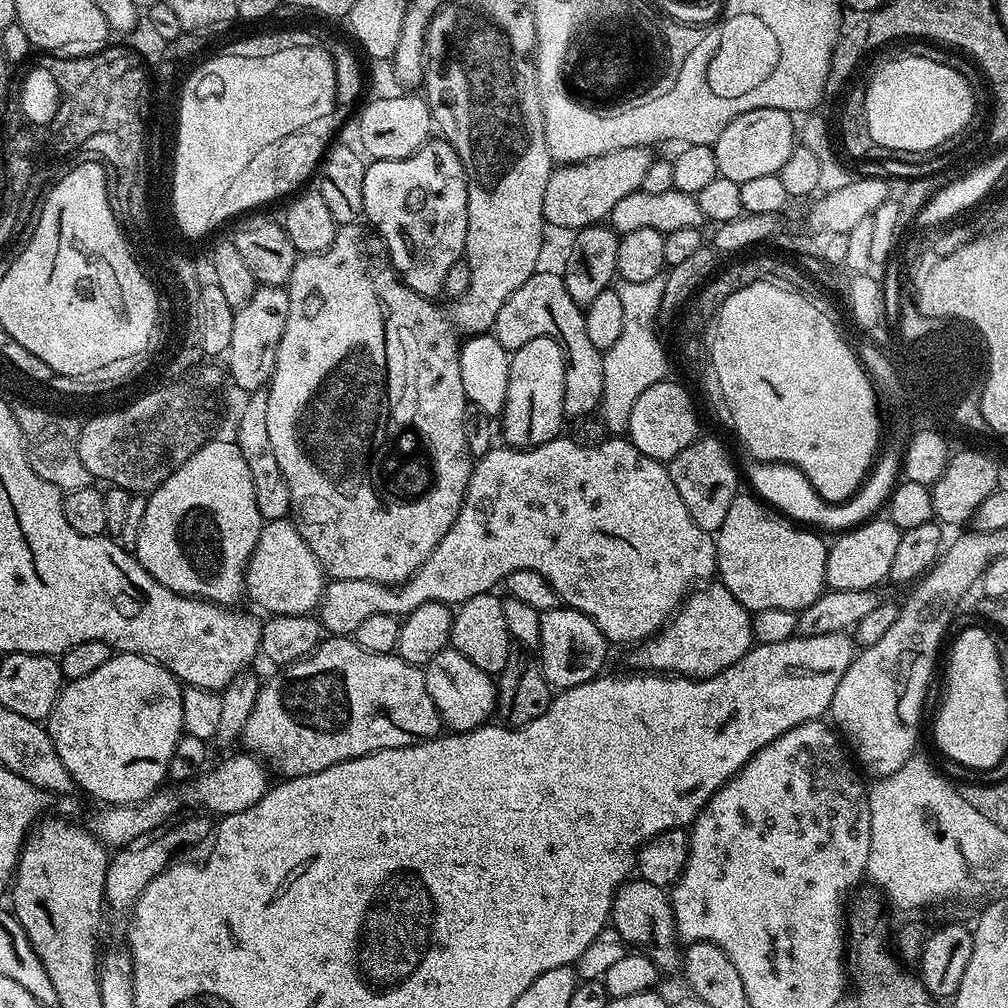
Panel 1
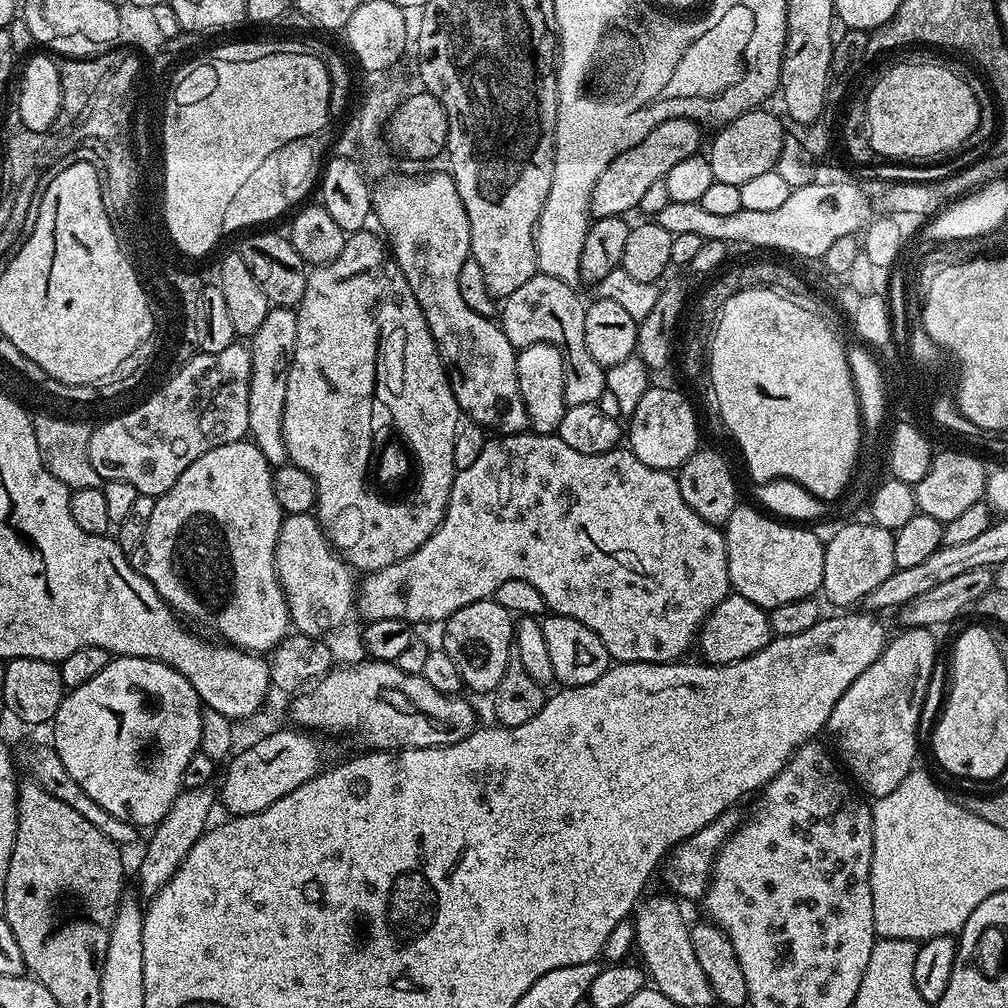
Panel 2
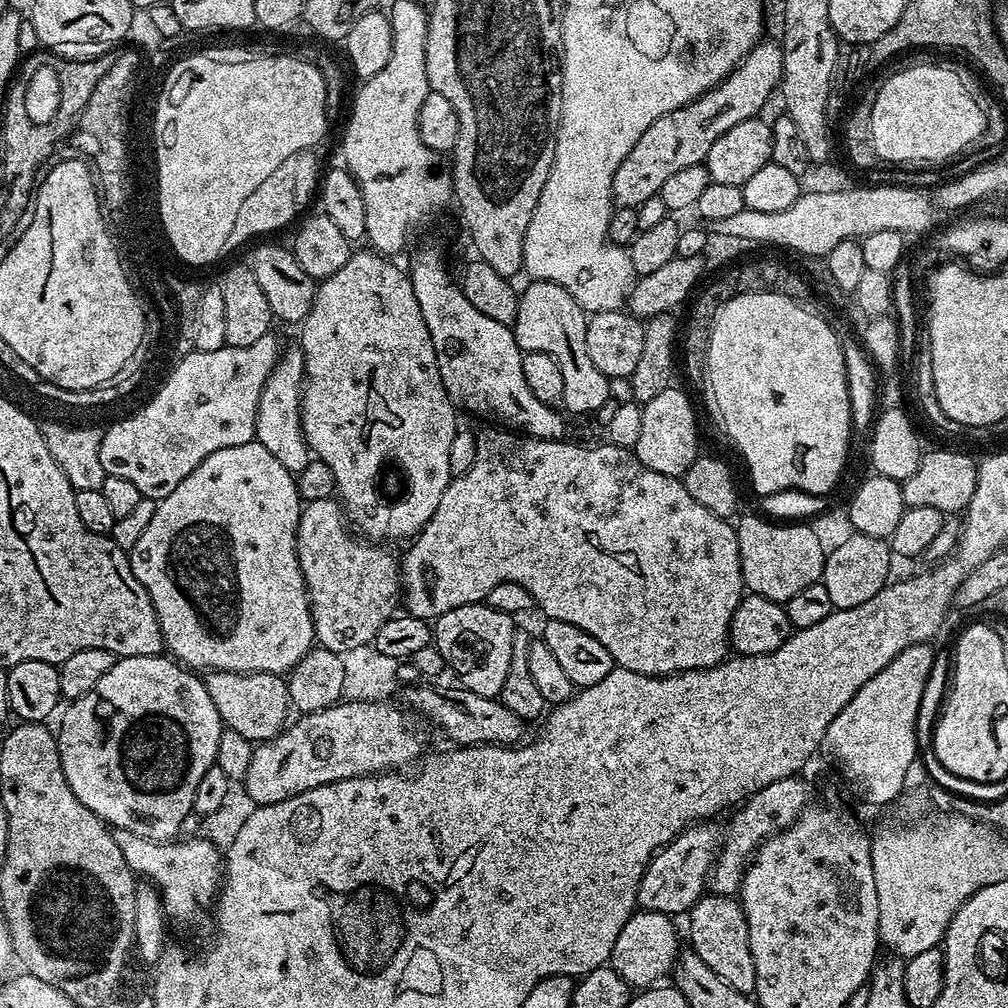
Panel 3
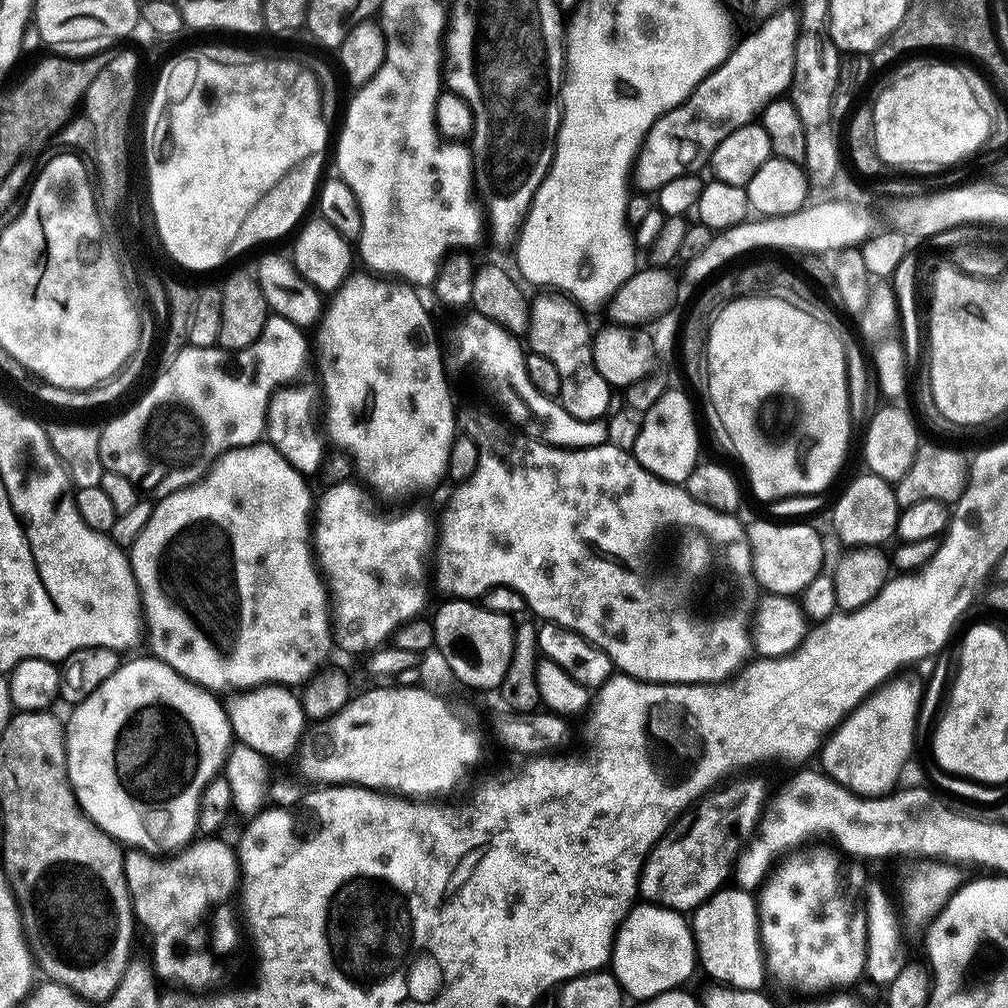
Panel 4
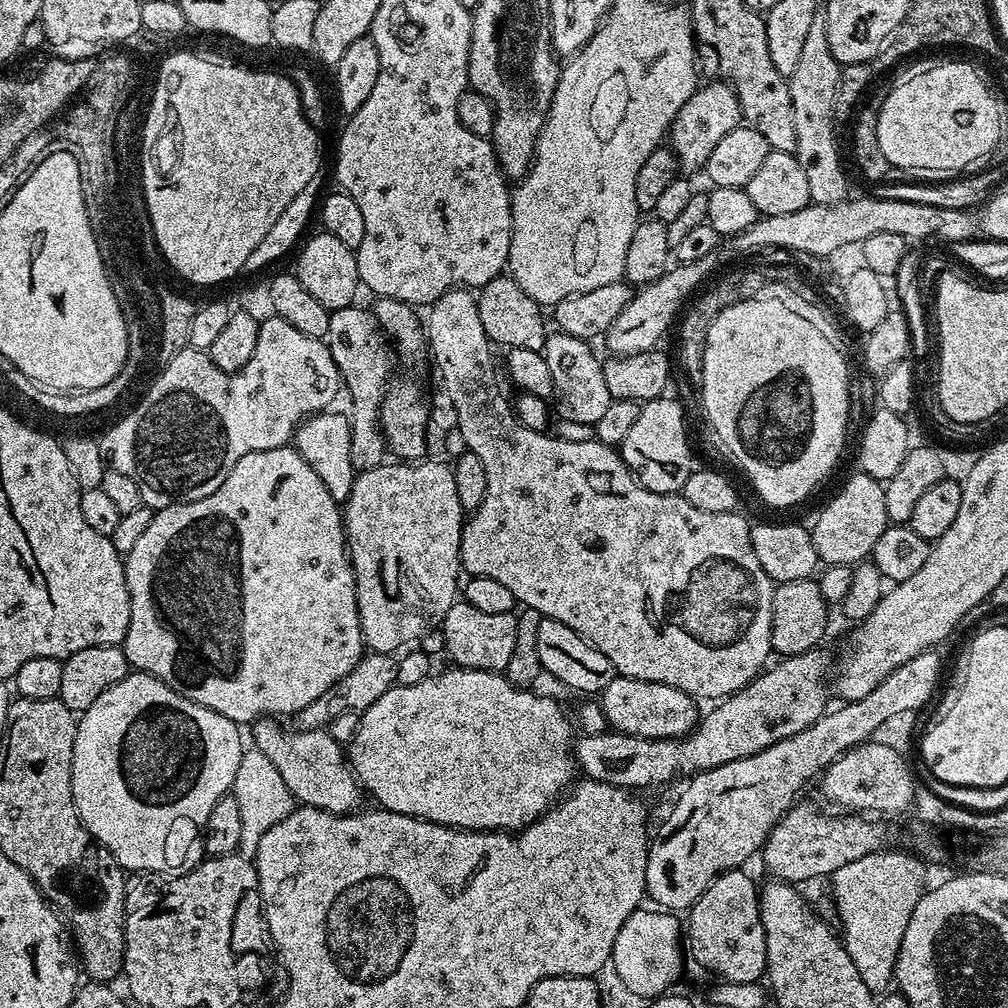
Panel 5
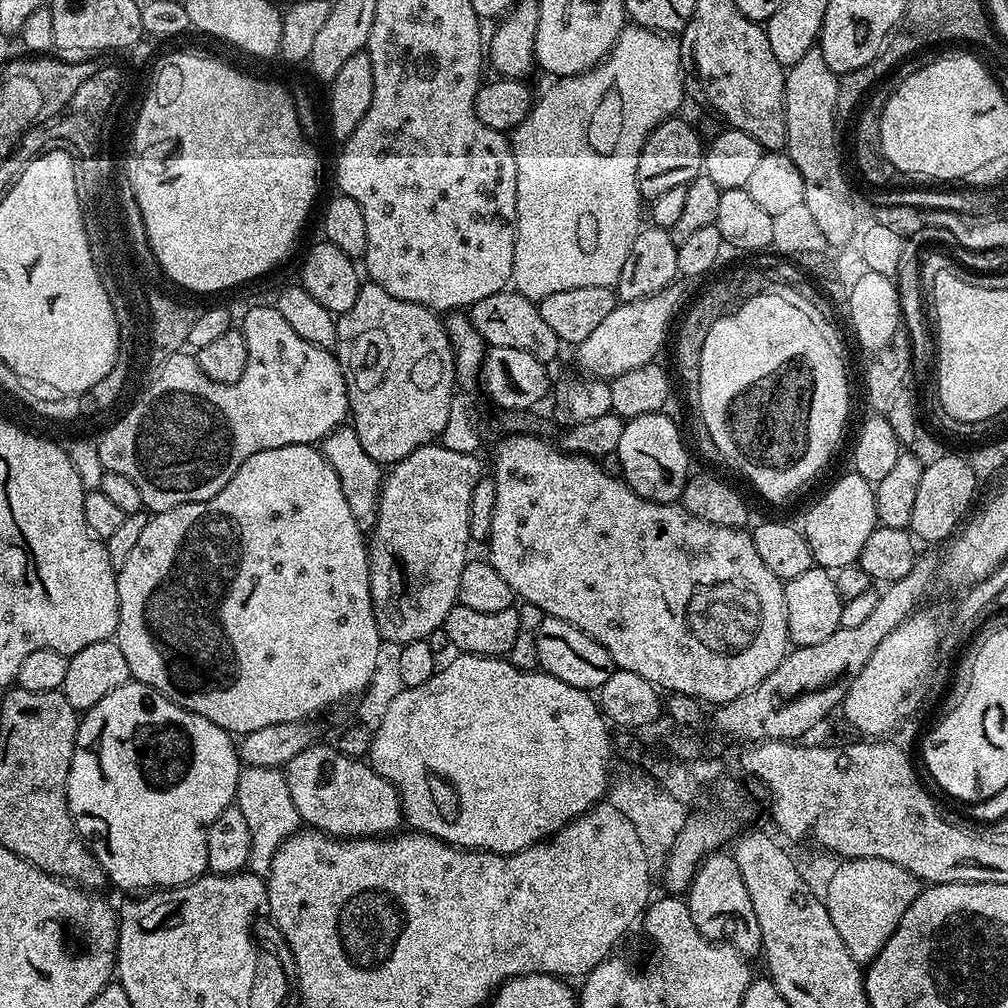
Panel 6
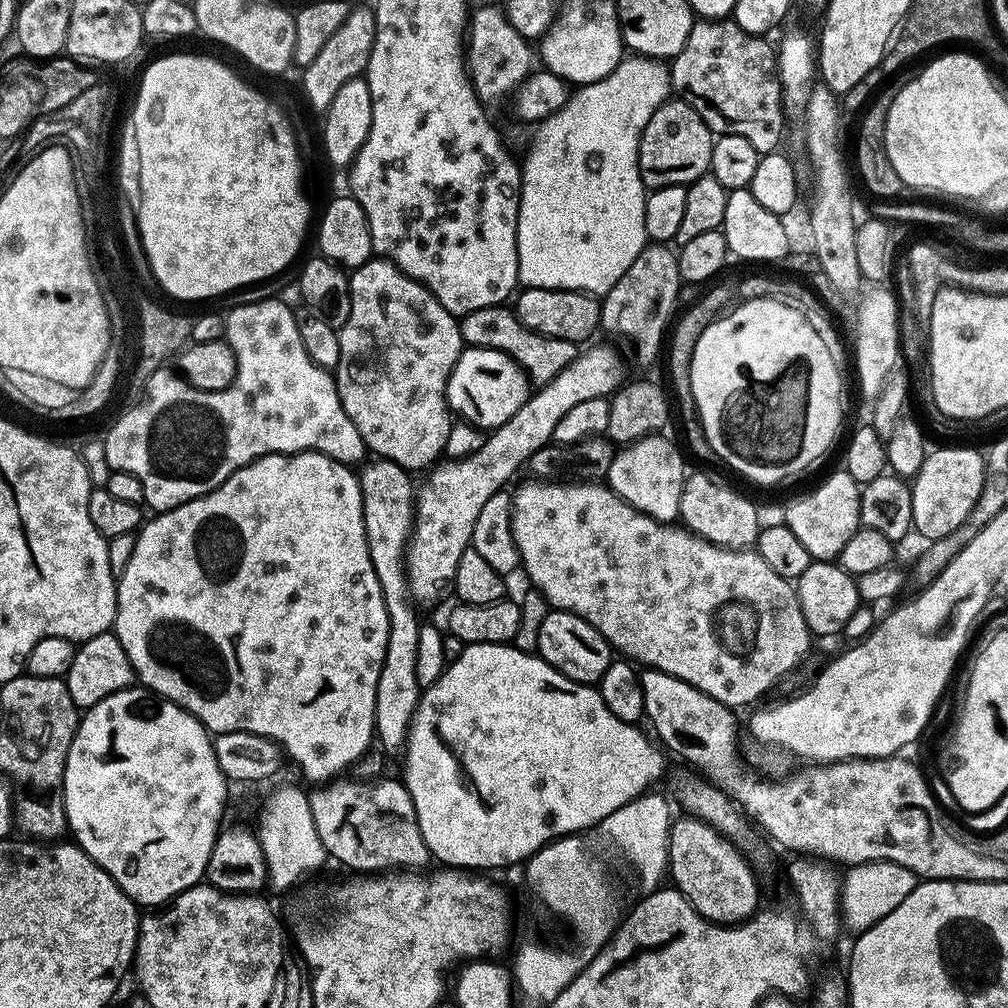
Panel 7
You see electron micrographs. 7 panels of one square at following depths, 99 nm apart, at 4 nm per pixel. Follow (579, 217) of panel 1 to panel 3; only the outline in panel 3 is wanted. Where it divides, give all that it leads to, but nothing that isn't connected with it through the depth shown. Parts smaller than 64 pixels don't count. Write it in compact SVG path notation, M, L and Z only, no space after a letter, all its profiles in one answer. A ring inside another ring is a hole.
M761 42L748 52L738 67L733 70L723 82L708 92L703 92L697 100L684 104L680 110L670 110L662 114L634 142L634 150L622 158L622 166L612 179L612 199L619 207L637 209L642 202L660 195L666 178L671 178L678 170L686 166L704 164L710 154L710 146L731 130L738 126L738 122L759 117L764 103L771 98L772 92L777 91L782 66L784 65L784 50L779 43L767 44ZM756 76L768 76L768 80L756 80Z

